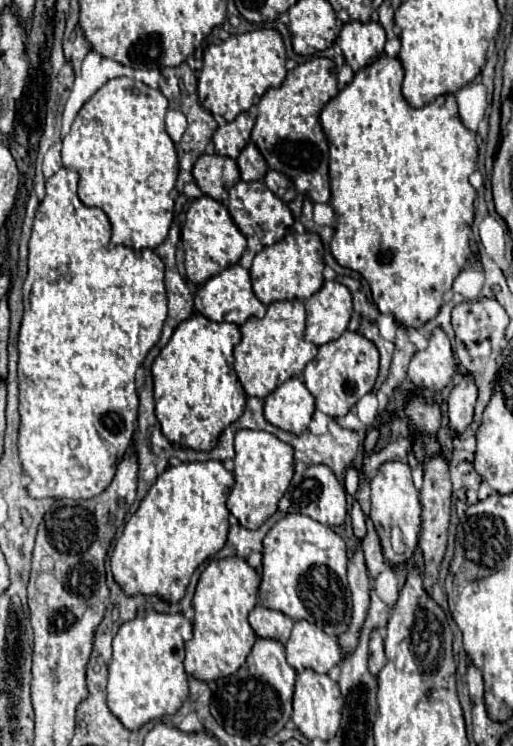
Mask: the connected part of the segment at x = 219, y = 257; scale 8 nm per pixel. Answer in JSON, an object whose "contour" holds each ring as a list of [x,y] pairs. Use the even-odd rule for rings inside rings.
{"contour":[[[202,194],[200,198],[194,198],[186,210],[186,220],[182,226],[182,248],[186,278],[192,284],[204,284],[208,278],[212,278],[212,274],[218,274],[224,270],[224,266],[236,264],[242,258],[246,250],[246,236],[238,230],[222,202]]]}

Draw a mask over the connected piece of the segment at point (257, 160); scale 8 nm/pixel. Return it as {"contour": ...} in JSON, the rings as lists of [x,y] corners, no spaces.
{"contour":[[[246,144],[246,148],[238,156],[238,168],[240,168],[240,178],[244,182],[252,180],[262,180],[264,174],[268,172],[268,164],[264,162],[262,154],[256,150],[256,144]]]}

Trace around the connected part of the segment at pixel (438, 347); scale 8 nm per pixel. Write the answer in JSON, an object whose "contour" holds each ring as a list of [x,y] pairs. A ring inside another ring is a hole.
{"contour":[[[434,328],[428,348],[418,350],[408,366],[408,378],[422,390],[440,392],[454,376],[454,352],[442,328]]]}

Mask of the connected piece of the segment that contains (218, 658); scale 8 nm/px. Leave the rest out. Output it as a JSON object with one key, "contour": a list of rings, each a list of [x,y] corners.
{"contour":[[[238,556],[212,560],[200,574],[194,606],[194,636],[184,644],[184,668],[198,680],[218,680],[220,676],[234,674],[250,654],[256,634],[248,624],[248,612],[258,604],[258,572]]]}

